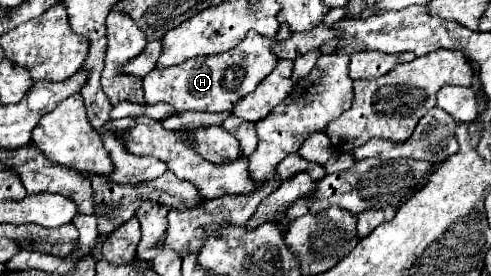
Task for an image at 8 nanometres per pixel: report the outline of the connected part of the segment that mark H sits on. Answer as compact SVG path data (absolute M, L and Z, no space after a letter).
M283 26L279 28L275 40L259 36L257 32L249 32L249 36L243 42L239 42L239 46L219 56L205 56L205 58L201 56L171 68L153 70L143 78L145 100L147 104L159 104L159 102L171 104L177 112L185 112L185 110L231 112L243 96L251 94L257 88L257 84L273 72L277 64L277 56L271 52L271 46L275 42L285 40L289 34L291 32Z

